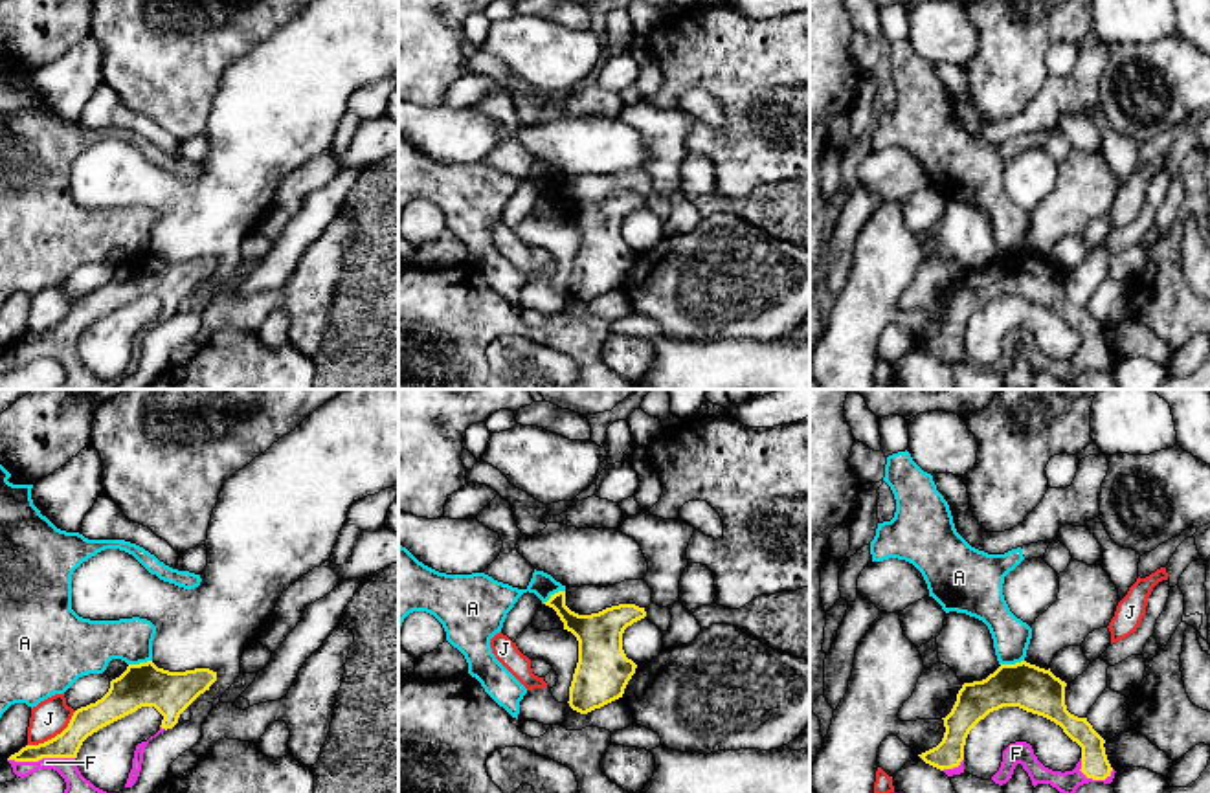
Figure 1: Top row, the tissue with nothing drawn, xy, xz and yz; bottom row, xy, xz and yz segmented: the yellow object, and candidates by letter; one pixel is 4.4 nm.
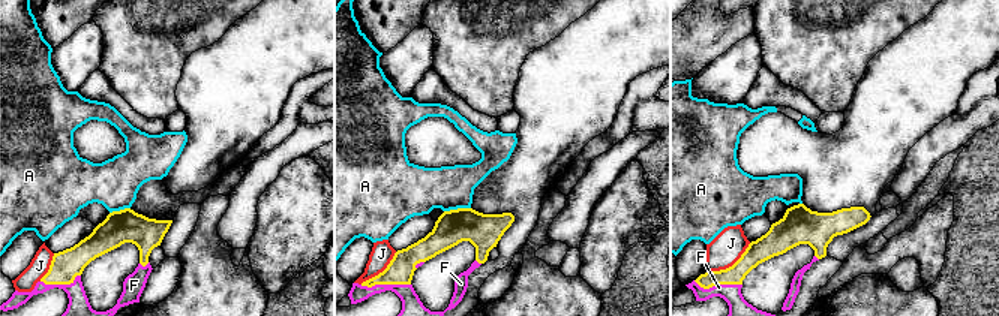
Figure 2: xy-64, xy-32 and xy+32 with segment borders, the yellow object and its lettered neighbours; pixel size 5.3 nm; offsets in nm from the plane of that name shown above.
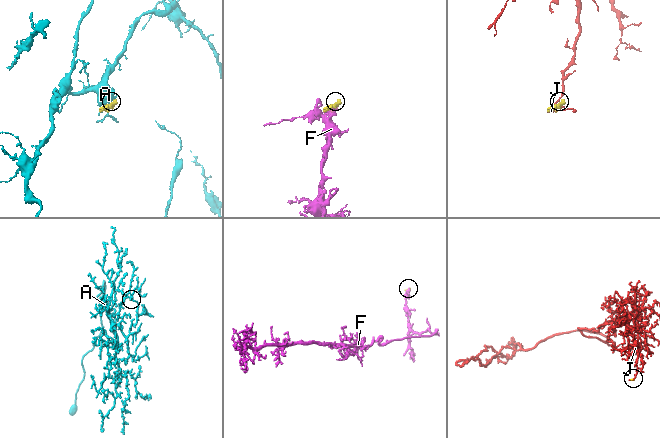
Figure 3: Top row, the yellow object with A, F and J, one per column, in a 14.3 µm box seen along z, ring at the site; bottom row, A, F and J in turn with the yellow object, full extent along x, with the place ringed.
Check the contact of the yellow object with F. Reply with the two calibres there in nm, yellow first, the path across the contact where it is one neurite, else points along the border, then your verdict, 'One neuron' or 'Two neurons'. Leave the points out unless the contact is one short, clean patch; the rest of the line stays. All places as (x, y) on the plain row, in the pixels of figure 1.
Thickness 120 nm (yellow) against 170 nm. One neuron

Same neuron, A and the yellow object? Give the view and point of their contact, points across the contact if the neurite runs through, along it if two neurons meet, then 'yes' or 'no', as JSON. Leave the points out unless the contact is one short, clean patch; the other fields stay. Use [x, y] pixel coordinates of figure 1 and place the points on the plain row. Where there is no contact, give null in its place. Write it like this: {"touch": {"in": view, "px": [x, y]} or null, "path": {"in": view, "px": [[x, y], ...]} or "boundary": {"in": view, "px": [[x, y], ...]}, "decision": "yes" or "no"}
{"touch": {"in": "xz", "px": [553, 184]}, "decision": "no"}

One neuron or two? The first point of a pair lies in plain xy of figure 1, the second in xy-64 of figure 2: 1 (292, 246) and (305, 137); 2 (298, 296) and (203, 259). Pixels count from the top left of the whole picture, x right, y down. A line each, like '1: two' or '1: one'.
1: one
2: two

